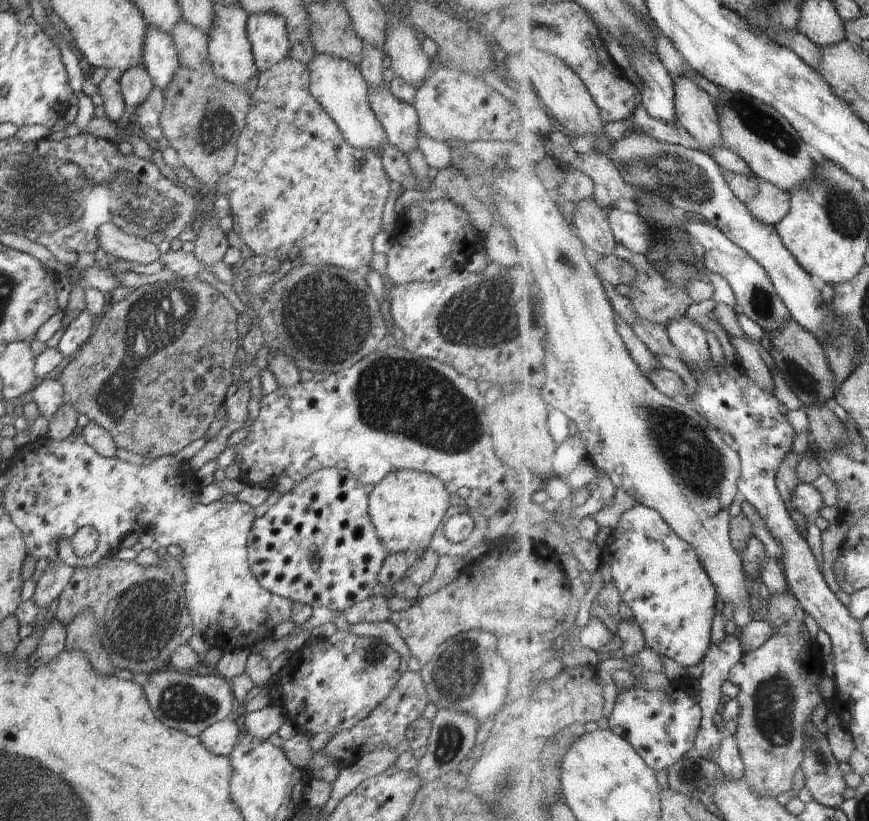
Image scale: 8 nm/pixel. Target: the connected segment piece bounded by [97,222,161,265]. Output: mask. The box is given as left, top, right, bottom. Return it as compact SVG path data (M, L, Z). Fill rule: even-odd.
M104 223L97 229L98 244L102 250L116 258L136 262L138 264L152 264L160 258L158 247L147 240L126 234L114 223Z

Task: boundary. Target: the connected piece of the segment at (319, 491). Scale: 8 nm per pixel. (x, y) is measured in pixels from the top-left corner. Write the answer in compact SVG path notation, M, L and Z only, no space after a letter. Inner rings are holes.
M322 468L296 482L262 517L255 518L250 528L247 555L258 584L276 596L302 602L313 609L326 606L335 612L345 611L366 600L378 583L378 574L388 556L370 520L368 506L369 494L364 485L347 470Z

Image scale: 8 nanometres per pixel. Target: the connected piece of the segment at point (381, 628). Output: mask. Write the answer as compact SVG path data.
M389 620L372 623L352 623L351 625L351 628L348 627L347 629L349 633L359 637L381 639L387 645L390 645L390 648L393 648L402 658L407 659L411 656L411 652L408 646L406 646L405 640L402 640L398 628L396 628Z

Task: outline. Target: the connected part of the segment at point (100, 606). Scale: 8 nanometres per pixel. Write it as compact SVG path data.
M106 557L96 566L74 569L72 578L58 597L58 608L53 621L60 622L66 627L76 614L82 612L82 608L90 608L96 618L96 628L101 643L116 670L126 668L133 674L144 672L148 675L150 672L162 671L169 667L170 654L178 646L187 644L192 634L196 632L190 620L188 608L186 608L184 594L183 585L163 568L144 567L135 560L125 561L115 557Z

